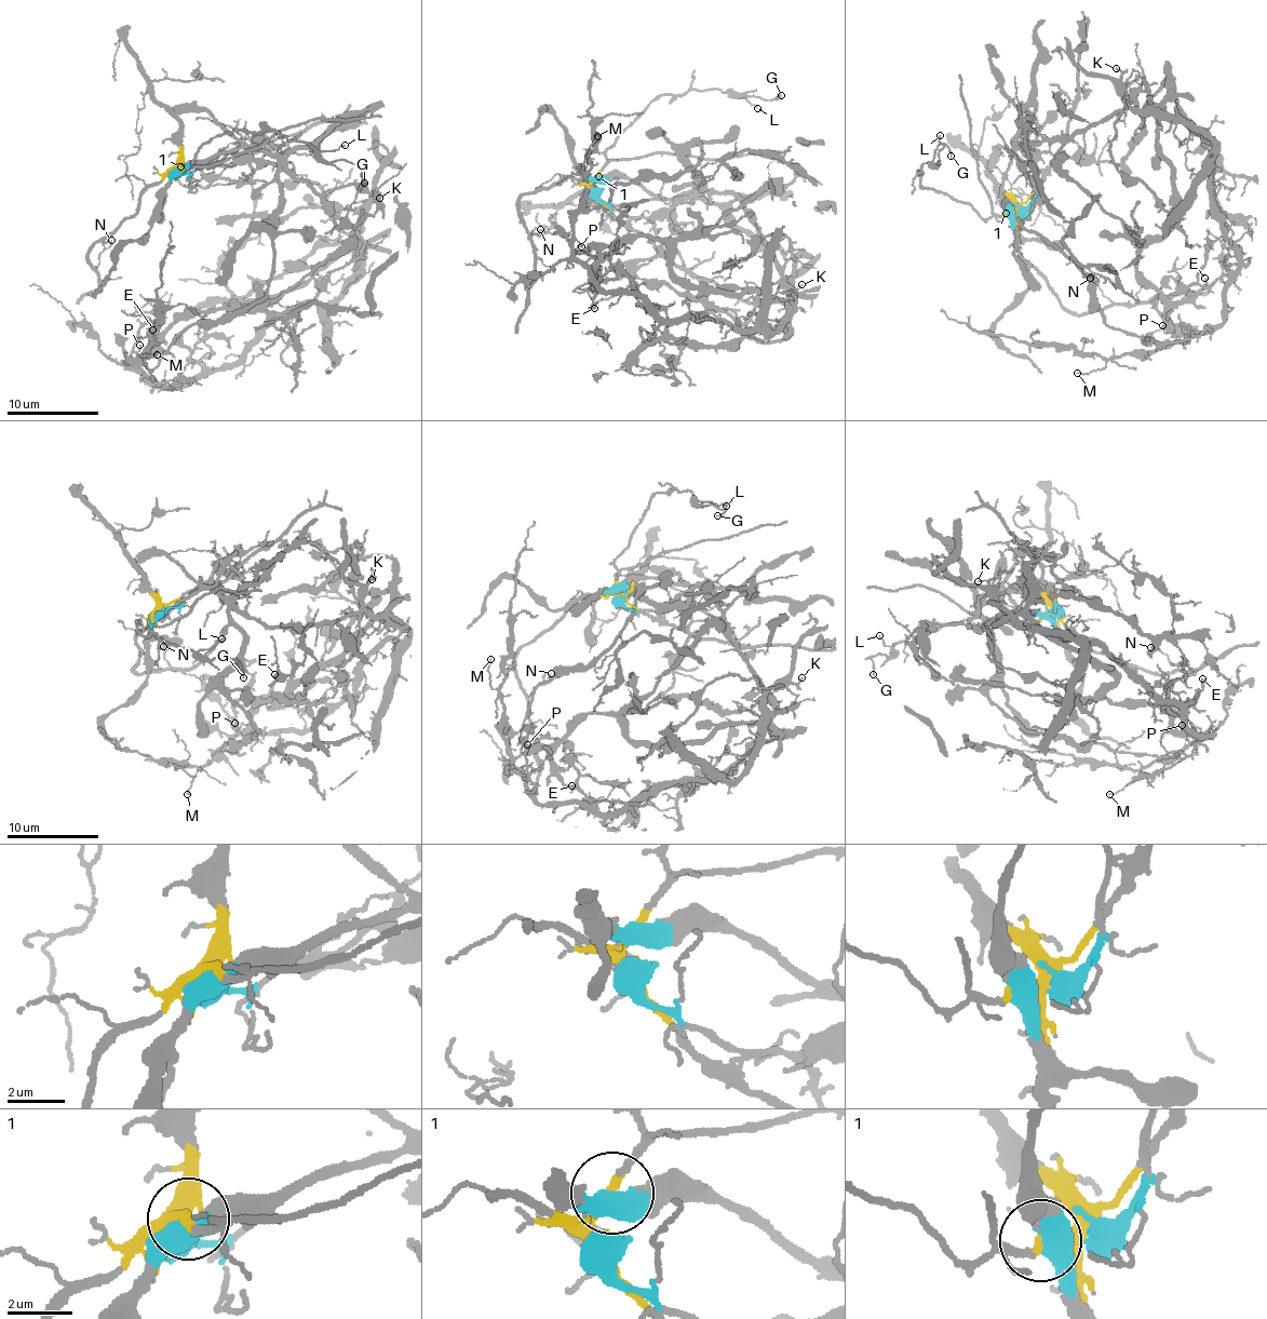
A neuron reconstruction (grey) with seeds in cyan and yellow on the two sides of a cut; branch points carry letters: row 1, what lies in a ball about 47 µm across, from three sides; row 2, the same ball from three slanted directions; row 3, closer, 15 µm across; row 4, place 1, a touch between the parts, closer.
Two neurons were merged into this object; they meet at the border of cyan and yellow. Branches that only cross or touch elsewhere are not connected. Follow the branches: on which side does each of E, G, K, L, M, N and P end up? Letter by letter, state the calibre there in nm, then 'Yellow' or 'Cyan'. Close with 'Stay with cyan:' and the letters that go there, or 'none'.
E: Thickness 260 nm. Cyan
G: Thickness 120 nm. Yellow
K: Thickness 80 nm. Cyan
L: Thickness 100 nm. Yellow
M: Thickness 110 nm. Cyan
N: Thickness 120 nm. Yellow
P: Thickness 80 nm. Cyan
Stay with cyan: E, K, M, P

